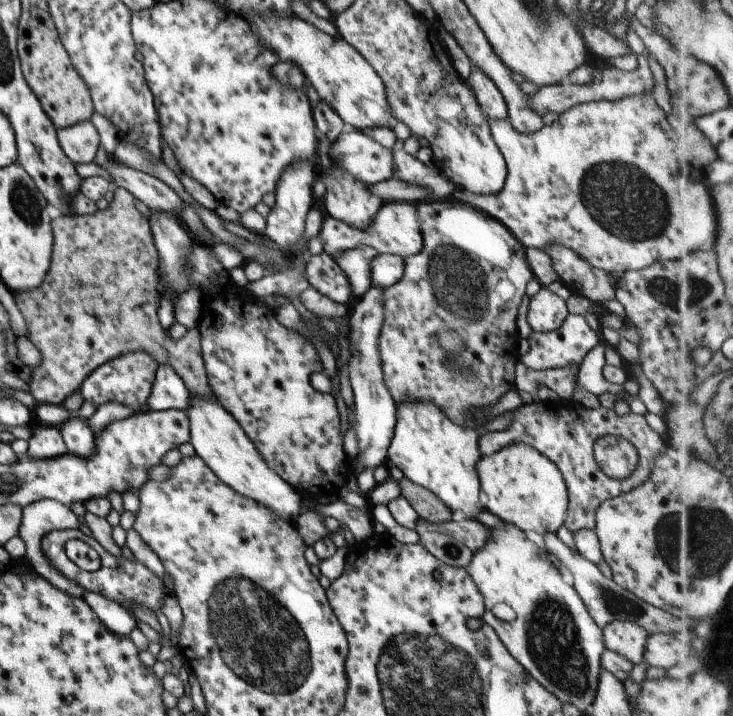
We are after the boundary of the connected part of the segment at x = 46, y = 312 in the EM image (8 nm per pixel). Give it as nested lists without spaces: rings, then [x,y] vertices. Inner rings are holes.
[[[118,187],[114,191],[114,200],[110,202],[110,206],[106,210],[98,210],[94,214],[90,215],[74,215],[74,216],[58,216],[55,220],[51,220],[51,226],[54,236],[54,250],[52,250],[52,264],[48,268],[48,276],[44,278],[42,286],[40,288],[34,288],[34,290],[27,290],[26,292],[18,292],[15,294],[16,305],[18,310],[22,313],[26,325],[28,326],[28,334],[30,334],[29,340],[38,348],[40,354],[42,354],[42,363],[38,366],[32,367],[32,380],[30,380],[30,394],[34,396],[36,402],[40,404],[52,404],[63,405],[65,400],[70,397],[74,392],[79,392],[82,382],[94,371],[98,366],[102,366],[116,358],[116,356],[122,356],[122,354],[128,354],[128,352],[146,352],[146,354],[152,354],[152,358],[160,364],[168,364],[172,366],[172,369],[178,377],[184,382],[186,388],[190,394],[194,396],[212,396],[216,402],[218,398],[212,390],[212,386],[208,384],[208,376],[206,376],[206,368],[204,365],[204,358],[202,353],[202,336],[200,336],[200,330],[194,328],[187,330],[187,334],[180,338],[180,340],[173,340],[169,334],[164,332],[159,322],[158,308],[159,308],[159,258],[158,252],[156,252],[154,234],[152,234],[152,228],[150,228],[150,222],[144,217],[135,206],[135,198],[126,188]]]

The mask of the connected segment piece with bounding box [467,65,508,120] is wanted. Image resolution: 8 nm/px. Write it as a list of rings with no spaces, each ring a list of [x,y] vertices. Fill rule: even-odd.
[[[472,65],[467,86],[471,88],[482,114],[492,120],[507,120],[508,108],[496,84],[484,74],[484,70]]]

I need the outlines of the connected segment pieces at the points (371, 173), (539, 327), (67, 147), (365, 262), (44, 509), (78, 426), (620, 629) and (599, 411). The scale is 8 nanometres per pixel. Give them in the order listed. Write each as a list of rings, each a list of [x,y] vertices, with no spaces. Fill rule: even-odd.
[[[363,132],[341,133],[330,146],[329,155],[331,160],[346,170],[352,178],[364,182],[366,185],[378,184],[386,180],[391,180],[394,176],[394,158],[392,149],[385,148],[374,138],[366,136]]]
[[[542,286],[540,292],[531,297],[527,320],[534,332],[558,330],[569,316],[566,301],[548,288]]]
[[[91,120],[70,128],[58,128],[56,133],[62,151],[74,165],[94,162],[100,138]]]
[[[360,246],[352,248],[352,250],[344,250],[336,256],[332,256],[335,262],[340,266],[340,269],[346,277],[350,286],[352,286],[352,296],[354,301],[360,299],[370,287],[370,266],[372,266],[372,258],[378,256],[378,252],[370,246]]]
[[[43,499],[32,502],[32,504],[28,504],[23,508],[20,530],[17,536],[20,536],[20,538],[24,540],[24,544],[26,544],[26,554],[24,558],[29,561],[37,574],[40,574],[44,580],[48,580],[52,586],[62,590],[62,592],[66,592],[66,594],[70,594],[70,596],[76,596],[76,598],[84,598],[84,588],[80,588],[76,582],[68,580],[66,576],[62,578],[60,572],[58,572],[54,566],[50,566],[48,558],[42,554],[42,548],[40,548],[40,542],[42,542],[42,538],[44,538],[46,534],[59,529],[79,529],[79,526],[80,520],[78,520],[76,514],[72,512],[70,507],[56,500]]]
[[[70,418],[62,424],[60,434],[66,444],[68,454],[76,454],[80,458],[92,458],[96,454],[94,434],[88,421],[82,418]]]
[[[618,621],[603,629],[603,642],[610,651],[624,656],[633,665],[644,663],[644,650],[648,632],[635,623]]]
[[[576,398],[569,400],[541,400],[540,403],[525,404],[514,410],[511,424],[500,432],[490,432],[480,436],[478,450],[481,456],[490,454],[510,446],[510,444],[526,444],[536,448],[560,470],[567,487],[569,504],[564,525],[570,533],[578,530],[594,530],[596,528],[596,510],[604,500],[635,490],[650,478],[650,470],[658,454],[664,452],[667,445],[663,432],[660,432],[649,420],[648,416],[630,412],[616,414],[613,408],[586,408]],[[604,436],[620,436],[636,446],[638,450],[638,468],[623,481],[608,478],[594,458],[594,444]]]

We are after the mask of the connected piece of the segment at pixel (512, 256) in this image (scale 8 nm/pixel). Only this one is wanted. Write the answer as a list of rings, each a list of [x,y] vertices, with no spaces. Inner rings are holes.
[[[458,200],[422,201],[415,208],[424,236],[424,248],[415,256],[404,259],[404,274],[400,281],[382,290],[385,322],[380,330],[378,350],[384,384],[388,386],[396,407],[412,400],[430,402],[457,426],[480,428],[485,422],[472,418],[474,410],[492,408],[504,394],[516,388],[521,341],[517,314],[527,284],[533,280],[534,274],[522,244],[500,222],[482,210]],[[442,328],[456,330],[464,338],[462,352],[450,356],[448,350],[438,344],[436,332]],[[454,364],[462,364],[466,372],[460,374]]]

